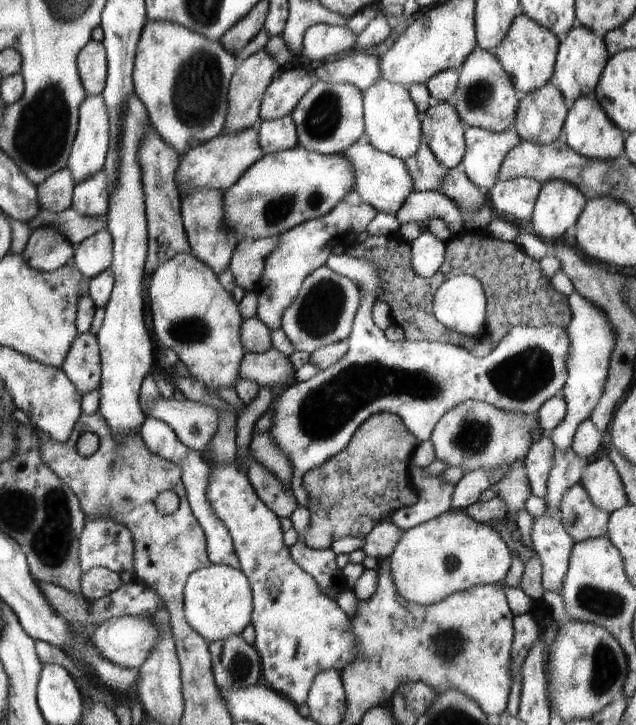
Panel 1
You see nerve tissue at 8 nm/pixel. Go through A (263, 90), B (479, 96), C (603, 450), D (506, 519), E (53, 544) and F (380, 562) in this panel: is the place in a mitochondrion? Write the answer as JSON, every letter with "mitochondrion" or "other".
{"A":"other","B":"mitochondrion","C":"other","D":"other","E":"mitochondrion","F":"other"}

